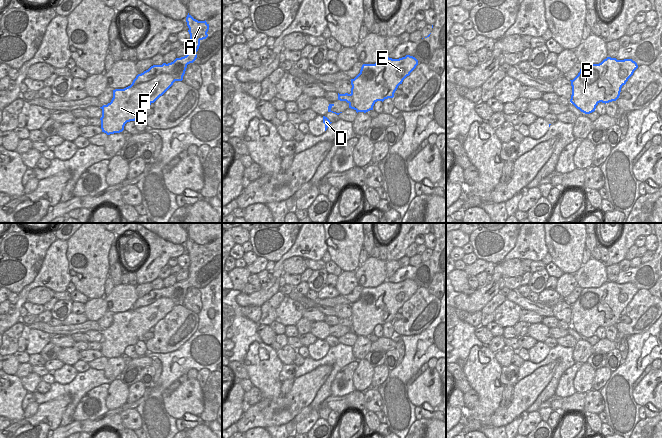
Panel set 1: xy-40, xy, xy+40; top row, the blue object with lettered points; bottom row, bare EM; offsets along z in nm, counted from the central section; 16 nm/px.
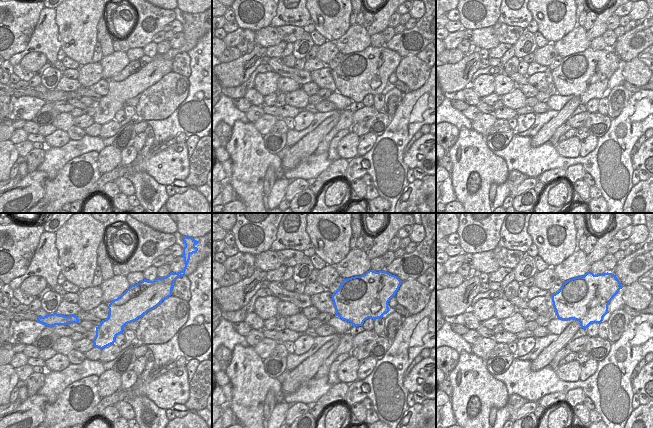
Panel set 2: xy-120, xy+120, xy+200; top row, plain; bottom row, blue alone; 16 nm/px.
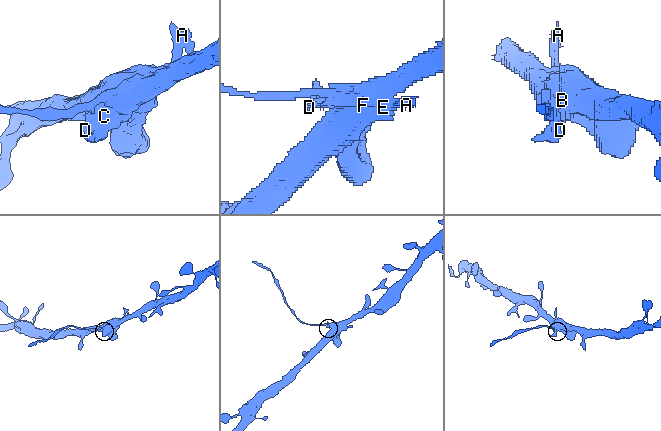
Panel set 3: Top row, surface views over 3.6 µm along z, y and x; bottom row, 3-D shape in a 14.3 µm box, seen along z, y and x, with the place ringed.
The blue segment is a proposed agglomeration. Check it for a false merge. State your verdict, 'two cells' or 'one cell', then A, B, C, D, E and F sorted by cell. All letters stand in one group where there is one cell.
two cells | A E / B C D F

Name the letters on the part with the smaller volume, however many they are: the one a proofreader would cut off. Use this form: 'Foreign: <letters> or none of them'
Foreign: A, E

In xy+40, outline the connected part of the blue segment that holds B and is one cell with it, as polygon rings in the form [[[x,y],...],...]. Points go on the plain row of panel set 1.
[[[607,281],[599,288],[582,289],[578,299],[571,305],[572,319],[570,326],[581,336],[590,338],[602,327],[616,325],[621,312],[627,305],[620,303],[614,294],[618,284]]]

